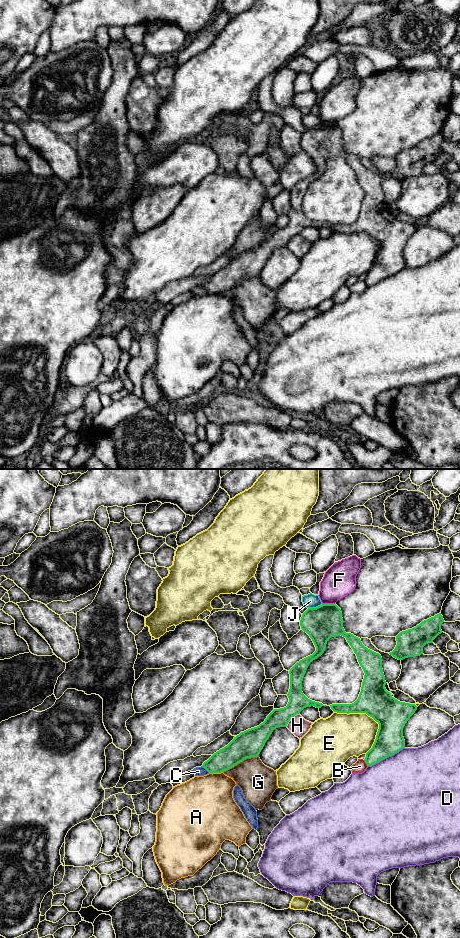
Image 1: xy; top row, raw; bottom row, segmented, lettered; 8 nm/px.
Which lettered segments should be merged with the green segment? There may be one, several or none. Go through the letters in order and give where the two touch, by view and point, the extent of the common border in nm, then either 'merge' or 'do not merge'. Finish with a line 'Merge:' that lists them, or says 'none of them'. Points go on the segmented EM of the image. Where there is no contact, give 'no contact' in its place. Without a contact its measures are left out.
A: xy (215, 772) | 110 nm | do not merge
B: xy (365, 762) | 70 nm | do not merge
C: xy (205, 768) | 90 nm | merge
D: xy (386, 757) | 340 nm | do not merge
E: xy (371, 716) | 440 nm | do not merge
F: xy (328, 604) | 100 nm | do not merge
G: xy (240, 761) | 320 nm | do not merge
H: xy (291, 717) | 160 nm | do not merge
J: xy (316, 607) | 120 nm | do not merge
Merge: C

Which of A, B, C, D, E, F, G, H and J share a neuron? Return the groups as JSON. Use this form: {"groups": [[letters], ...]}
{"groups": [["A"], ["B"], ["C"], ["D"], ["E"], ["F"], ["G"], ["H"], ["J"]]}

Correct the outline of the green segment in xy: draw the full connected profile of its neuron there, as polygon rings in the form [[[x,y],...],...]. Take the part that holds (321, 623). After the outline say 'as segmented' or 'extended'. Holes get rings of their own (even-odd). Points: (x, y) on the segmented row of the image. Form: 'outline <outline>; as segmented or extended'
outline [[[336,604],[308,608],[302,614],[300,626],[312,639],[316,651],[290,669],[287,706],[274,709],[259,726],[234,737],[201,767],[191,770],[195,776],[221,773],[246,758],[259,756],[274,729],[286,727],[290,719],[306,707],[324,706],[303,694],[302,681],[309,664],[324,653],[327,641],[339,635],[346,638],[365,675],[358,699],[352,704],[332,704],[331,709],[337,713],[366,713],[379,724],[375,742],[364,759],[367,766],[372,766],[405,748],[403,728],[417,710],[417,706],[398,701],[386,690],[381,655],[365,647],[360,638],[345,632],[342,612]]]; extended

